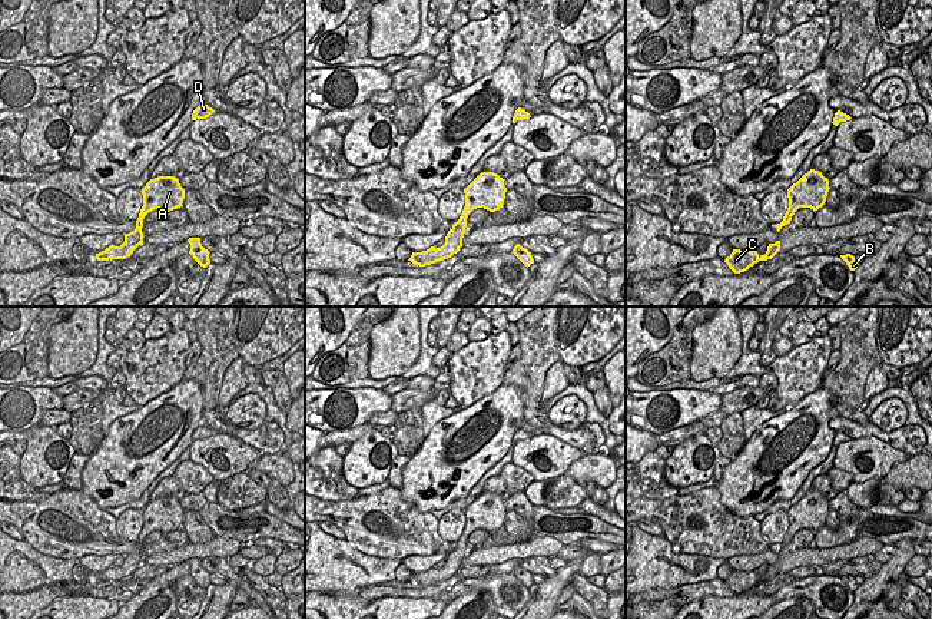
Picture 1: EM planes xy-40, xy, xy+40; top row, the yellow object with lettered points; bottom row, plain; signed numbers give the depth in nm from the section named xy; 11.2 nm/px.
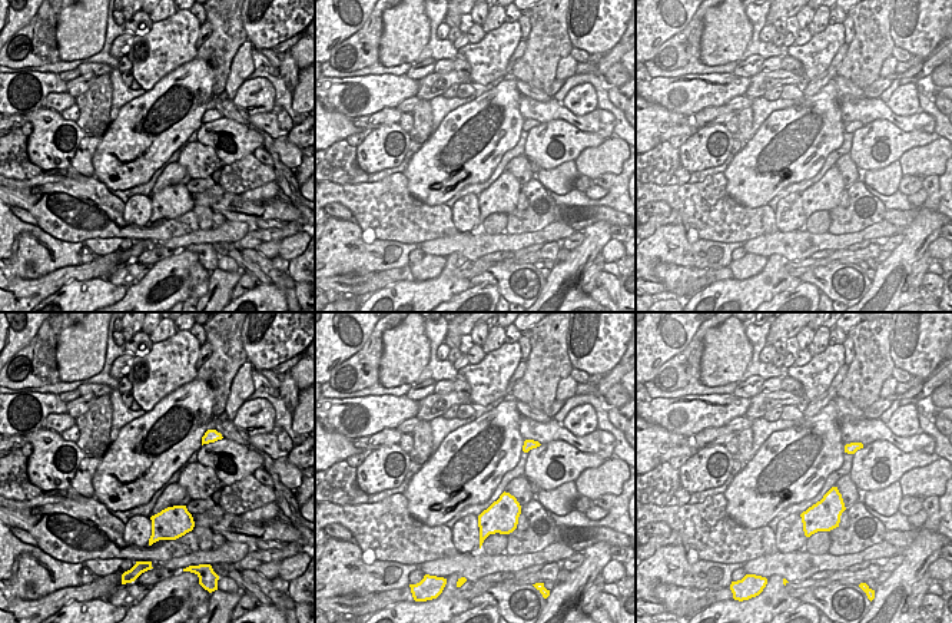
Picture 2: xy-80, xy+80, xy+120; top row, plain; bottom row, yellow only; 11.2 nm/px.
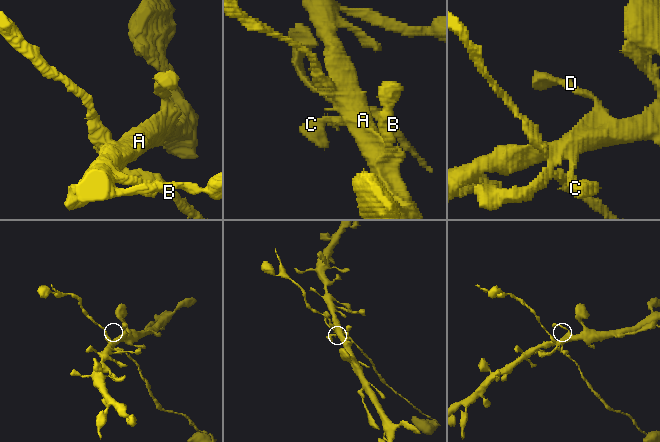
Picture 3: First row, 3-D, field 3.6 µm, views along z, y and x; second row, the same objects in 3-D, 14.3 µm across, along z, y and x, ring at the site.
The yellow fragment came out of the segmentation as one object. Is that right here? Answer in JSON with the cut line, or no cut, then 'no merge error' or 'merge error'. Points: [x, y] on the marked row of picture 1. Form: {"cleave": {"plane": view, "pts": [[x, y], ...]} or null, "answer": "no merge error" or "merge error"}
{"cleave": null, "answer": "no merge error"}

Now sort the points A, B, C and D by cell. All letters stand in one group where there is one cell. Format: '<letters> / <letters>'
A B C D

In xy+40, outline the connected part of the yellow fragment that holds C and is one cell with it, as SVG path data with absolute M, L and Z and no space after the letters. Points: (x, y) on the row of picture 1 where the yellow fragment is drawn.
M780 241L769 244L764 255L759 255L757 249L750 249L750 251L733 249L733 252L724 259L724 262L734 274L740 274L747 271L759 261L772 259L779 251L780 251Z

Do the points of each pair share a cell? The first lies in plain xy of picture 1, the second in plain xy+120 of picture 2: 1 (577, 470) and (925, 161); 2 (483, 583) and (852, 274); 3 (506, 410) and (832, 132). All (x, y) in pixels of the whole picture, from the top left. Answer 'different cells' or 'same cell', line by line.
1: same cell
2: same cell
3: same cell

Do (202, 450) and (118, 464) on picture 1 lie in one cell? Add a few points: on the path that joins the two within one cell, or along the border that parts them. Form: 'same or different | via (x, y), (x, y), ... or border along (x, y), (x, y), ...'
different | border along (192, 442), (188, 446)

